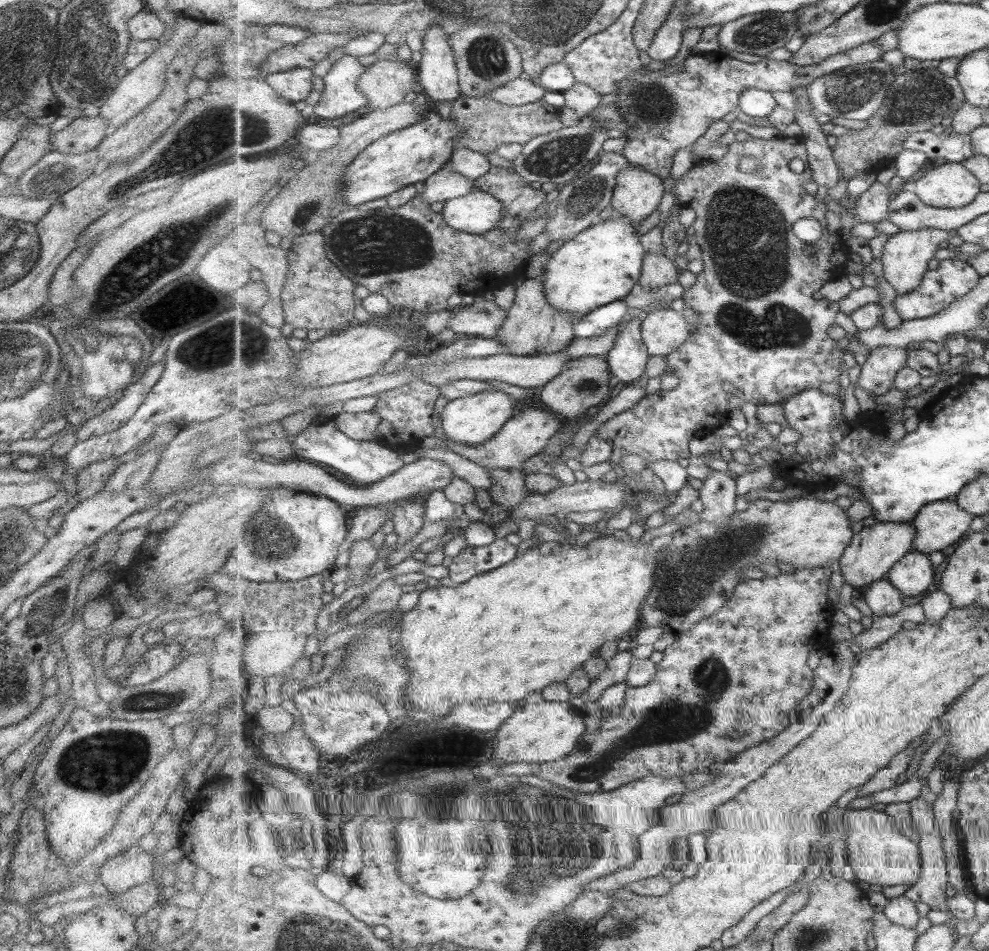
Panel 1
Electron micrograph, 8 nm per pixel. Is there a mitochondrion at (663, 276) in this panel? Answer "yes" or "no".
no

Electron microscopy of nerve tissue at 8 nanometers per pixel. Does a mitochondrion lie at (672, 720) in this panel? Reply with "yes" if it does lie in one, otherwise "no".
yes

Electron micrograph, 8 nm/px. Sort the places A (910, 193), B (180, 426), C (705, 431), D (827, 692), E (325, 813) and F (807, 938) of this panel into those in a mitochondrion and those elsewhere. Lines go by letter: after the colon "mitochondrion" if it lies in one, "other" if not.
A: other
B: other
C: other
D: other
E: other
F: mitochondrion

